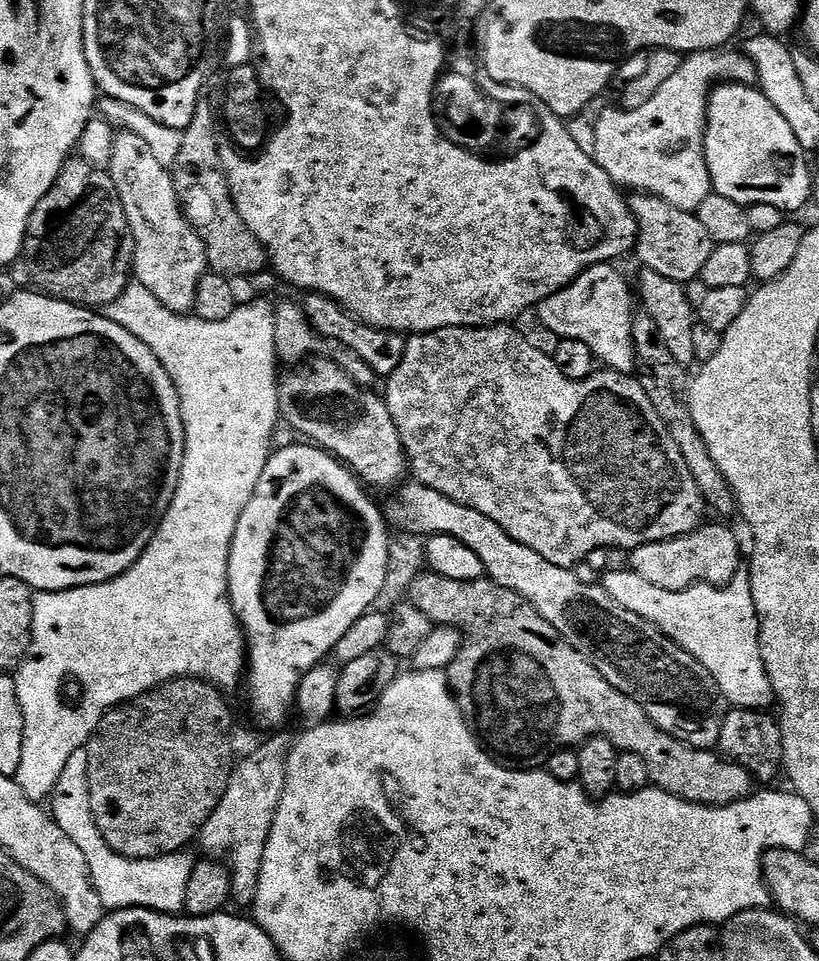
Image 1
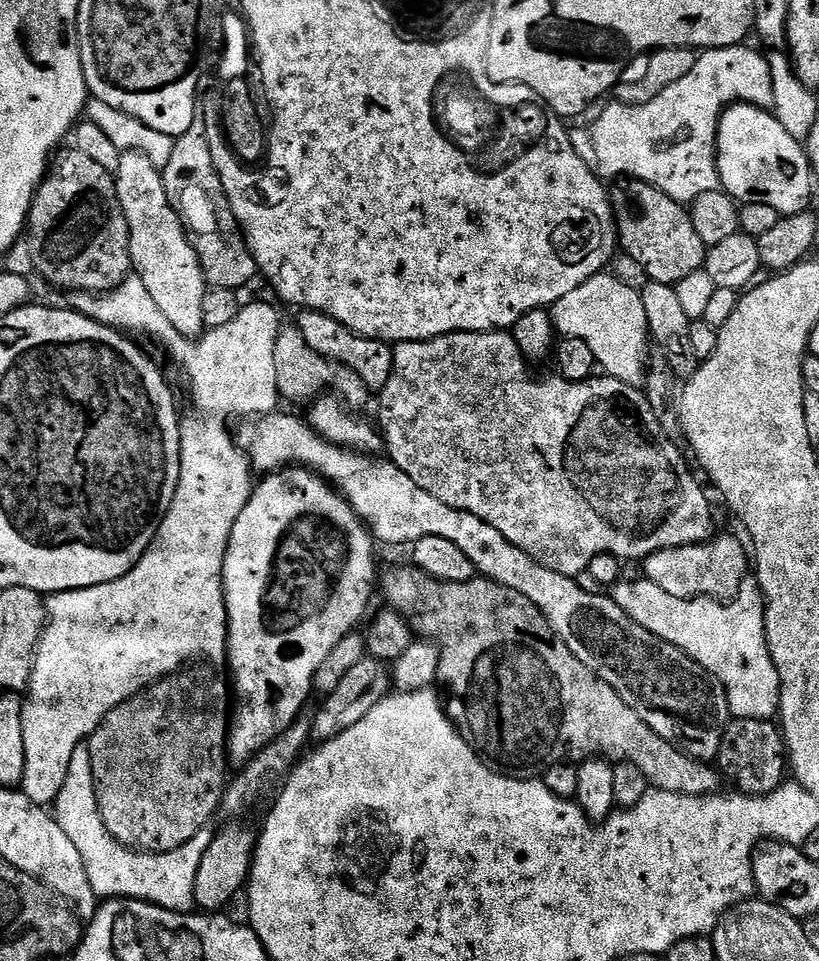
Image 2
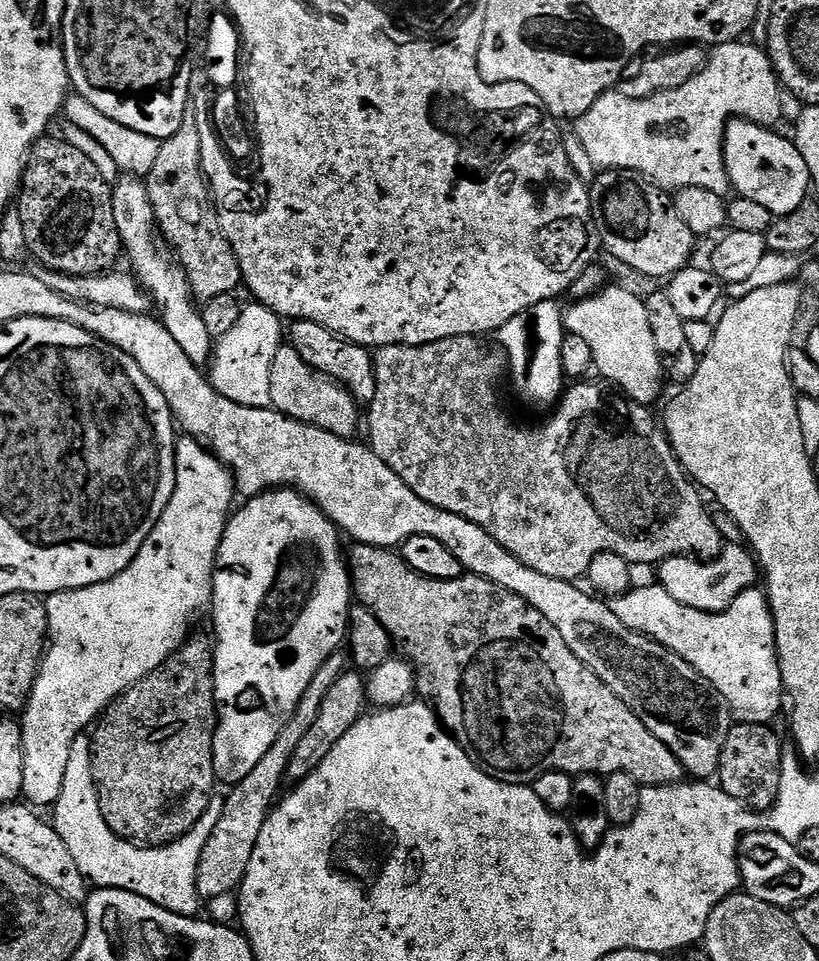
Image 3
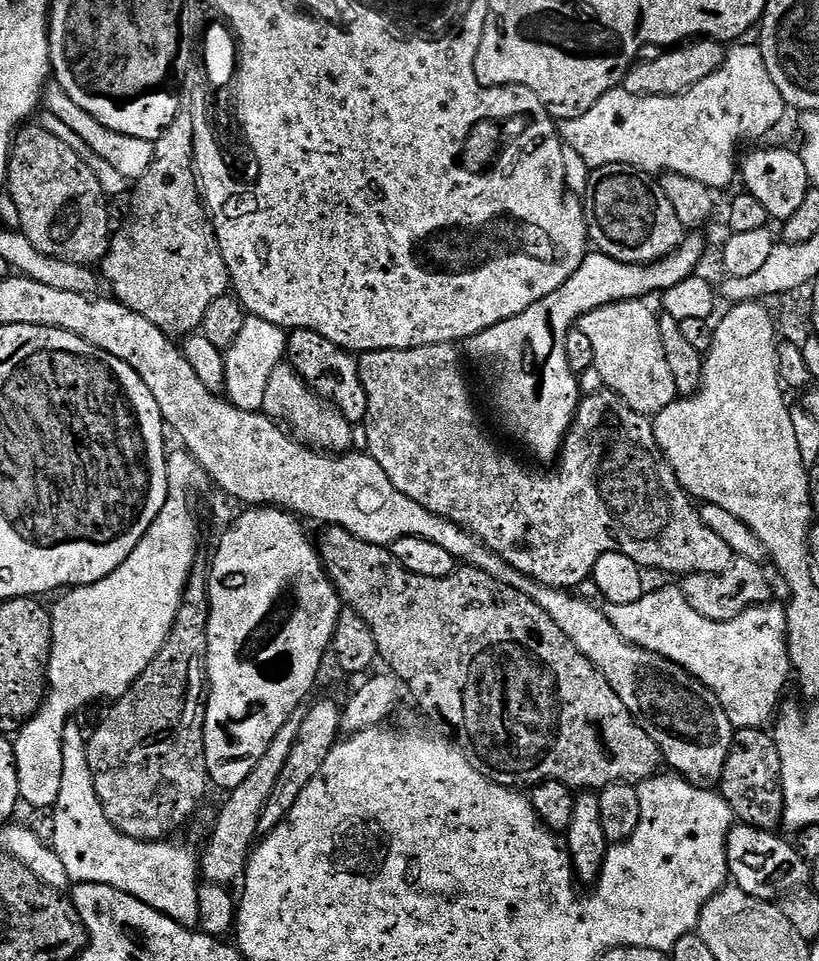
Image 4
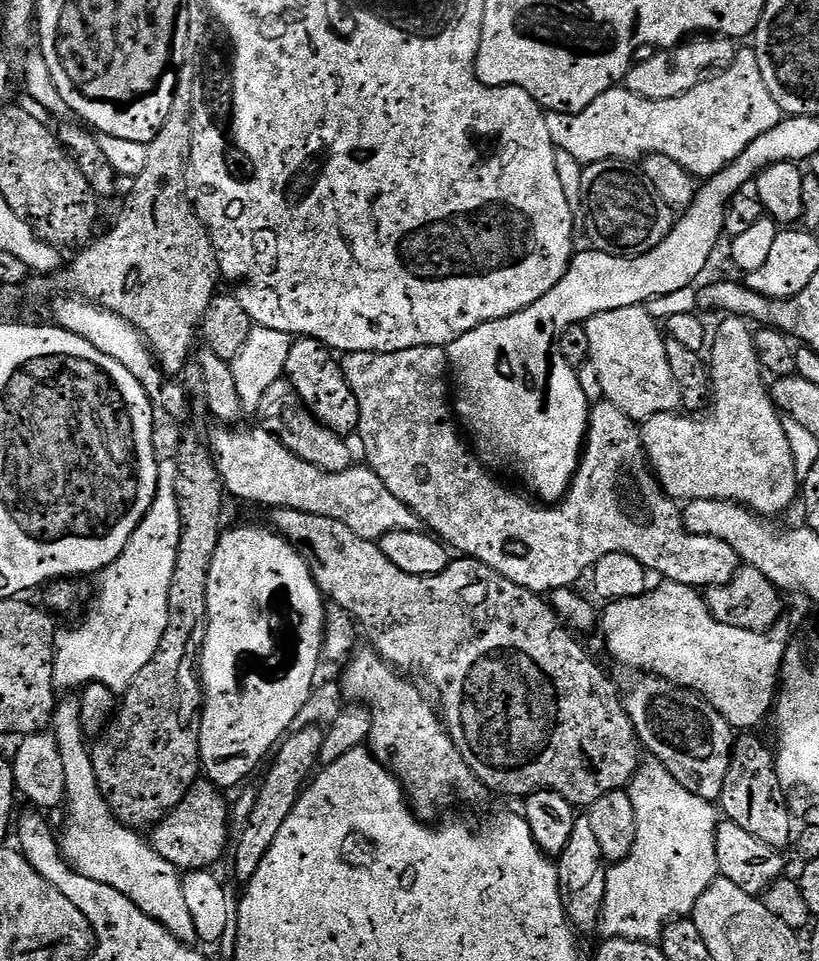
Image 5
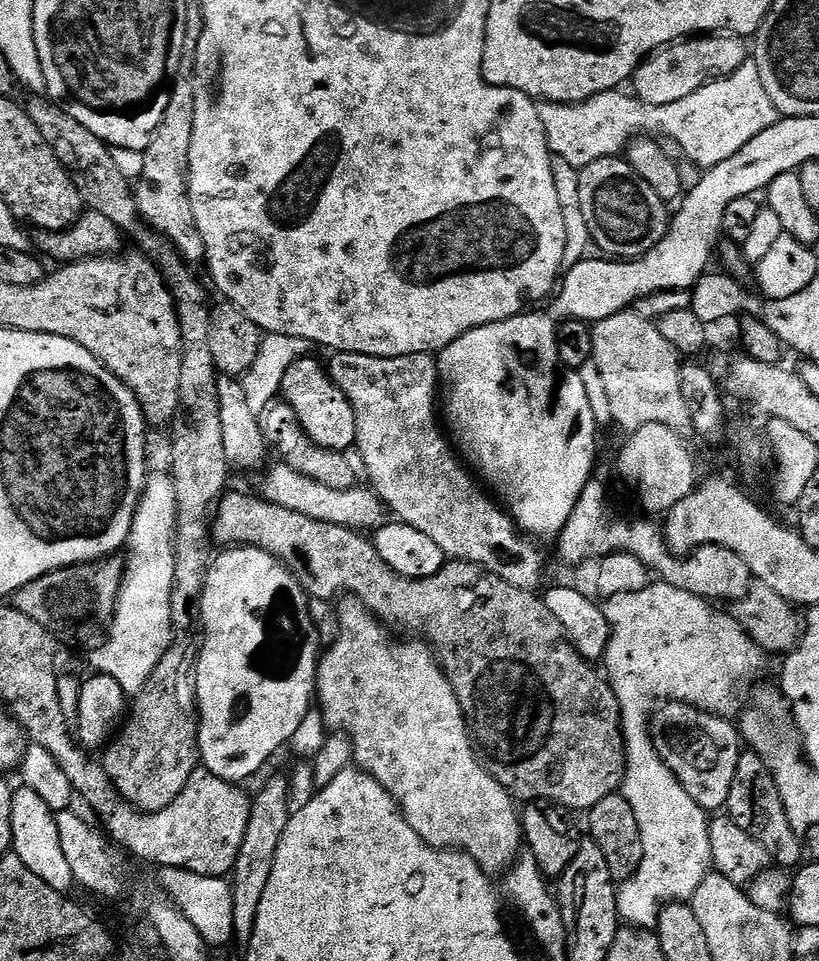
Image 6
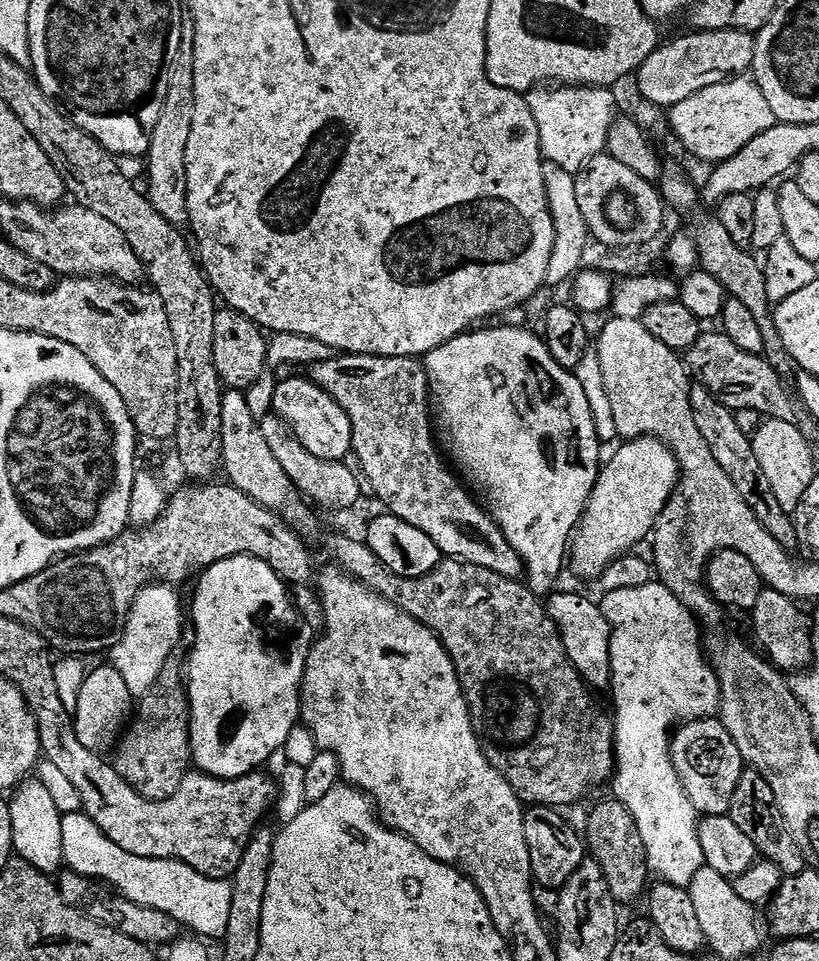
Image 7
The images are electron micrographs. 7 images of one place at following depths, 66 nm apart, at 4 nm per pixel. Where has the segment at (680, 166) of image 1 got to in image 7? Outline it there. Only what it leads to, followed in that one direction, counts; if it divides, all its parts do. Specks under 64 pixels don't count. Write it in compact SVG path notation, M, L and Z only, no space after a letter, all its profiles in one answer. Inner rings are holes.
M747 75L727 80L718 86L706 86L706 90L698 90L686 102L678 102L670 110L672 128L676 136L700 160L719 162L734 158L738 150L746 146L746 142L754 142L758 134L777 127L774 110L766 102L766 97L757 86L755 79ZM541 86L527 93L534 122L538 122L540 152L545 161L575 174L590 158L601 155L608 147L610 126L618 117L612 94L607 88L583 86Z

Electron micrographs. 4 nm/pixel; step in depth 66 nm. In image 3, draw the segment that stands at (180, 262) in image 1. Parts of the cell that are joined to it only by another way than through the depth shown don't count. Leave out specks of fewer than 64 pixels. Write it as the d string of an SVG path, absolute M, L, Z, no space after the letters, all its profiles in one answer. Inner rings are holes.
M121 175L120 179L115 181L112 201L114 202L114 222L118 226L118 234L123 251L126 253L126 260L128 256L129 262L132 263L130 265L131 271L140 281L144 291L148 293L151 303L155 307L156 304L160 307L161 313L159 312L159 315L162 317L162 323L166 326L166 330L170 330L170 334L178 342L178 346L182 346L186 358L190 358L190 362L195 364L207 365L211 361L214 351L214 337L210 334L210 330L206 330L206 322L201 309L192 295L192 283L189 282L187 274L184 273L183 266L176 259L173 249L168 247L164 237L160 235L147 183L139 176Z

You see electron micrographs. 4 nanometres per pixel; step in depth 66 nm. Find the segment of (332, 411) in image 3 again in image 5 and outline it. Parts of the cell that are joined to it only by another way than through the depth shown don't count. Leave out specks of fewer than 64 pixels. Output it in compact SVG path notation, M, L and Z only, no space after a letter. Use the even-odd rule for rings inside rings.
M282 378L266 390L266 394L258 401L260 412L269 420L271 431L286 445L295 456L302 458L302 462L310 462L310 466L318 466L323 472L344 472L353 467L351 448L347 446L345 437L332 432L322 422L314 418L312 411L298 398L287 378Z

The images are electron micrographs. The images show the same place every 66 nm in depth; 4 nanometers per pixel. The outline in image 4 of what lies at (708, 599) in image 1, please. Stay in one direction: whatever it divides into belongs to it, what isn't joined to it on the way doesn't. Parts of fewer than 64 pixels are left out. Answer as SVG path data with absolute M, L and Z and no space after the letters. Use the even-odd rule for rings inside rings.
M672 586L672 588L660 588L657 592L646 592L644 596L637 600L637 602L627 603L625 606L618 606L617 604L607 604L603 607L603 611L610 618L611 624L618 630L624 640L630 641L631 644L639 646L639 648L657 652L659 656L666 657L667 660L682 666L688 673L694 677L698 677L702 683L713 692L719 700L719 704L723 706L724 711L730 718L733 729L752 729L757 727L765 727L767 721L771 718L774 710L780 702L780 696L784 690L784 684L791 675L791 664L788 656L788 611L785 605L778 606L770 605L753 605L747 608L738 618L730 620L716 621L708 618L703 618L702 614L698 614L696 610L688 602L684 593L680 591L679 587Z

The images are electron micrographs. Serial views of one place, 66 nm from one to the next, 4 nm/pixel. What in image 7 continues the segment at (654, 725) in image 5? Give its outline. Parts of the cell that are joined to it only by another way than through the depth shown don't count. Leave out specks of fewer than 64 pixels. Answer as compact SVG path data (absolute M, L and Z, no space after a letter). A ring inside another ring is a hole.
M719 719L689 720L675 729L671 737L674 770L700 816L726 816L732 811L734 790L746 765L734 738Z

